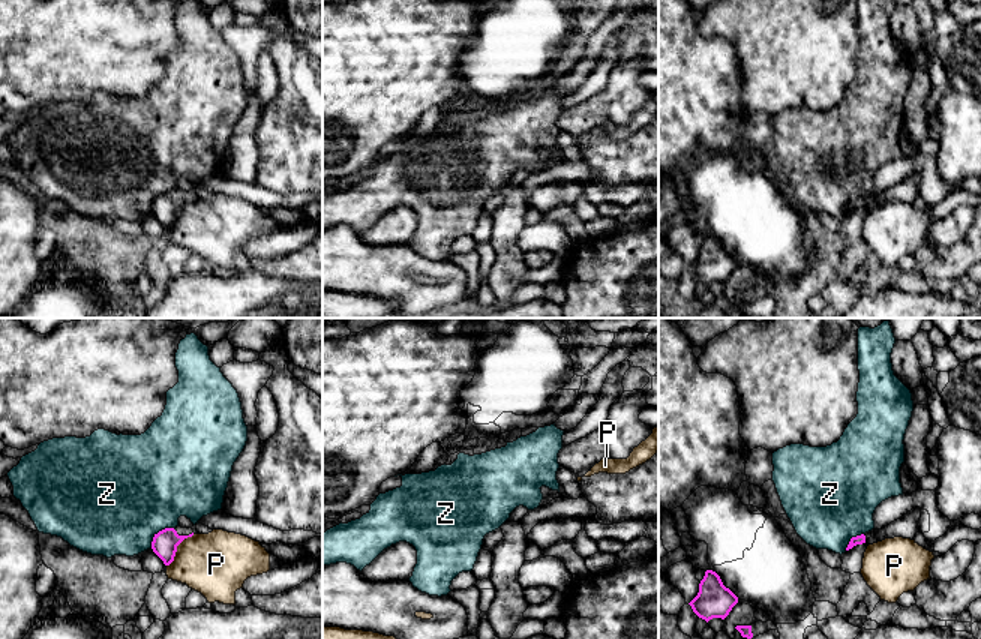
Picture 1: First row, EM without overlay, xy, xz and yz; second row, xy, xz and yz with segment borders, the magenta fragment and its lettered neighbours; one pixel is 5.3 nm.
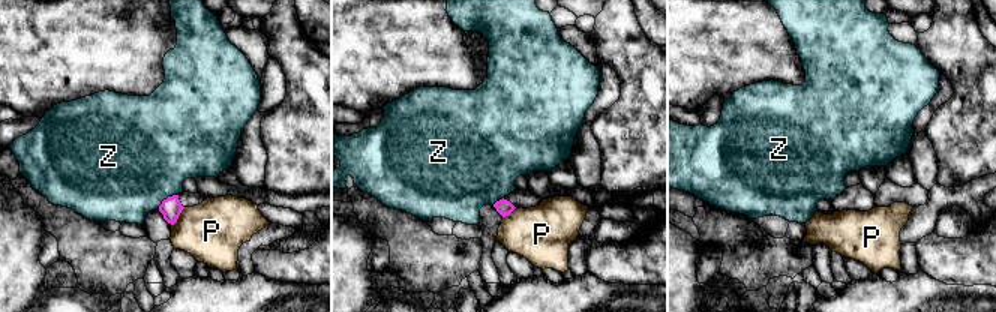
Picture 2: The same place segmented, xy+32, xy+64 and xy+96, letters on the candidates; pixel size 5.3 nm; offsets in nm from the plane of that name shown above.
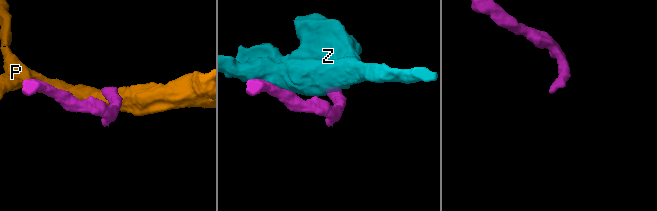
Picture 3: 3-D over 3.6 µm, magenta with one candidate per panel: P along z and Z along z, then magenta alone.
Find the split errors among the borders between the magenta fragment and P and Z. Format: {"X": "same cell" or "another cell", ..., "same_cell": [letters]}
{"P": "another cell", "Z": "another cell", "same_cell": []}

